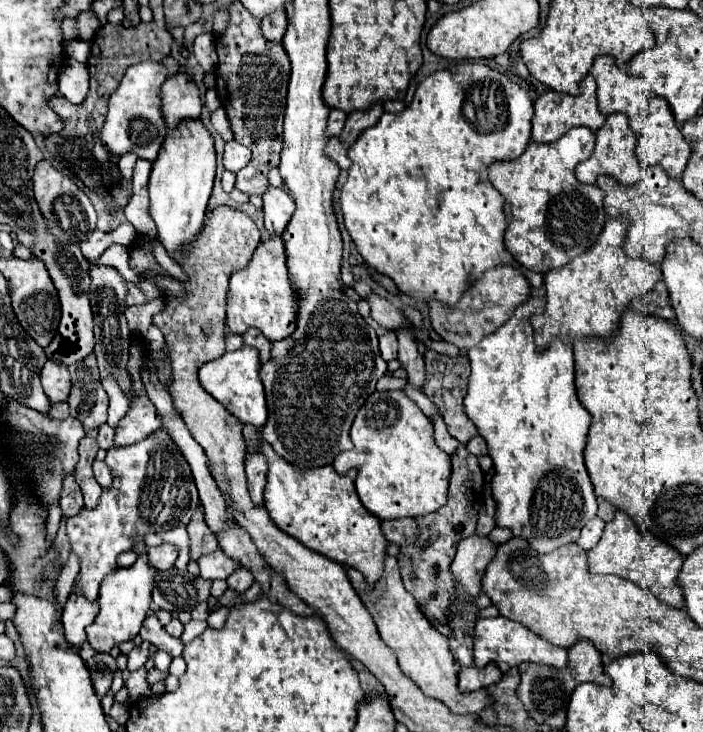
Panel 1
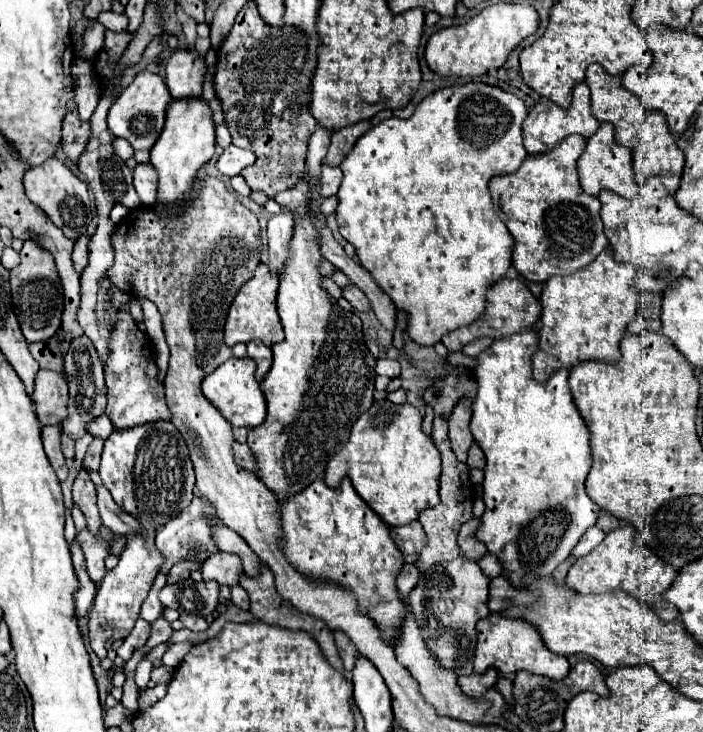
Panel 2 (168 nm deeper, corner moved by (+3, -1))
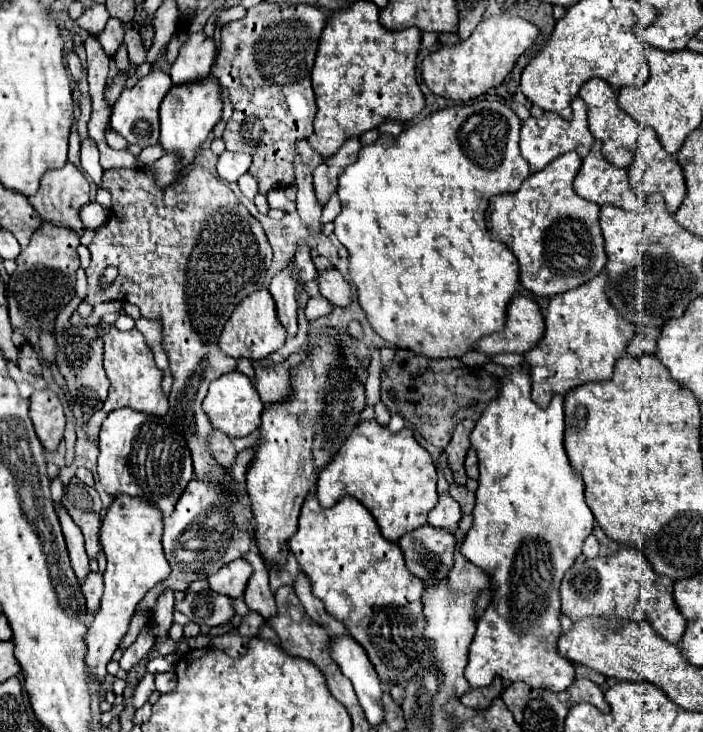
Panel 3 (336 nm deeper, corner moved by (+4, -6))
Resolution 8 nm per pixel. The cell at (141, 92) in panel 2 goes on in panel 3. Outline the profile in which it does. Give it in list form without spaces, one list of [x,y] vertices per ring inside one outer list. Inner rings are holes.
[[[152,69],[146,77],[142,77],[132,89],[124,89],[118,103],[112,107],[110,115],[110,127],[120,133],[130,145],[148,147],[158,143],[160,135],[160,119],[158,119],[158,107],[166,93],[172,89],[172,79],[168,73],[160,69]]]

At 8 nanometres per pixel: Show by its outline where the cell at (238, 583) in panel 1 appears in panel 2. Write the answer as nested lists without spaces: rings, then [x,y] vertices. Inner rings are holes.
[[[235,586],[231,588],[231,602],[237,606],[237,608],[243,608],[243,610],[249,610],[249,598],[247,598],[247,592],[241,588],[241,586]]]

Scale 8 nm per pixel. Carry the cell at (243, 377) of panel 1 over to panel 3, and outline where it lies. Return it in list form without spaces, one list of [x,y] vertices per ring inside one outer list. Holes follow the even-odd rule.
[[[232,371],[214,379],[202,405],[212,425],[230,437],[246,437],[248,433],[252,433],[258,427],[264,409],[264,403],[260,401],[256,387],[252,385],[252,379],[240,371]]]

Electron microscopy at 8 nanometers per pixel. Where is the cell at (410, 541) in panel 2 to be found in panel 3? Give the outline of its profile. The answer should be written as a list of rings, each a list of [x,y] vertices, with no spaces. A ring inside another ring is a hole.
[[[418,527],[400,537],[398,545],[418,579],[444,579],[454,565],[456,537],[436,527]]]

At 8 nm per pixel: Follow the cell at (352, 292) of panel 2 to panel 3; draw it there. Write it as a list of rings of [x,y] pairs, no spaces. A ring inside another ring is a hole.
[[[328,269],[316,275],[320,293],[336,307],[348,307],[352,303],[352,287],[336,269]]]

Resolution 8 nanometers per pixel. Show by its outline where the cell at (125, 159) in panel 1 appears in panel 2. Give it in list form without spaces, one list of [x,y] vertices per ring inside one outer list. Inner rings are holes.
[[[115,138],[115,140],[113,140],[113,150],[115,150],[115,154],[117,154],[119,158],[123,158],[123,160],[129,160],[129,158],[133,156],[131,144],[129,144],[127,140],[121,140],[121,138]]]

